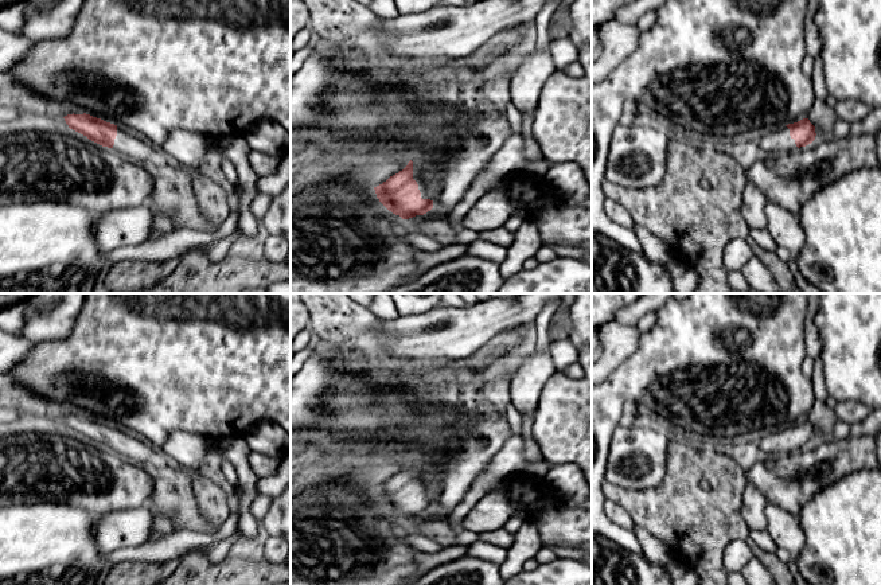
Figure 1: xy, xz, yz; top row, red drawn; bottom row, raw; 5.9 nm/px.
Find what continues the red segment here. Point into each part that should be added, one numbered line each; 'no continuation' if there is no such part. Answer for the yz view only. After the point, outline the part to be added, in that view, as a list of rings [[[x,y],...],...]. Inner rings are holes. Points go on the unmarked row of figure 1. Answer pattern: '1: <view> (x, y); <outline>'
1: yz (772, 443); [[[787,428],[764,432],[760,437],[759,448],[764,456],[779,456],[798,449]]]

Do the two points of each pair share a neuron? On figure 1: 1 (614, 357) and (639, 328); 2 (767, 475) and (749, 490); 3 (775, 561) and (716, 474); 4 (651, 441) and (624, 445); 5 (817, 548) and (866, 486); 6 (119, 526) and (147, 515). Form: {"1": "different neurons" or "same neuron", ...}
{"1": "same neuron", "2": "different neurons", "3": "same neuron", "4": "same neuron", "5": "same neuron", "6": "same neuron"}

